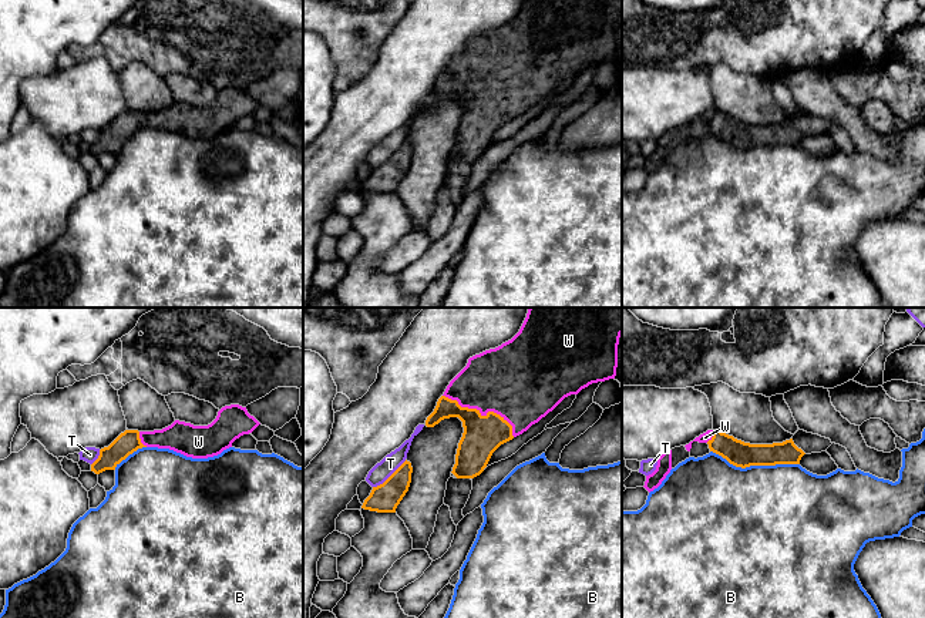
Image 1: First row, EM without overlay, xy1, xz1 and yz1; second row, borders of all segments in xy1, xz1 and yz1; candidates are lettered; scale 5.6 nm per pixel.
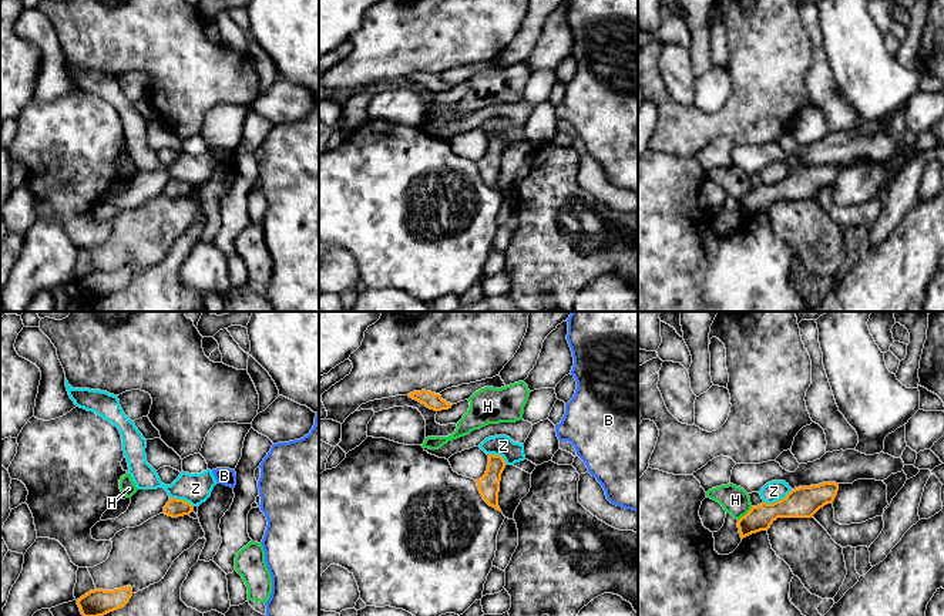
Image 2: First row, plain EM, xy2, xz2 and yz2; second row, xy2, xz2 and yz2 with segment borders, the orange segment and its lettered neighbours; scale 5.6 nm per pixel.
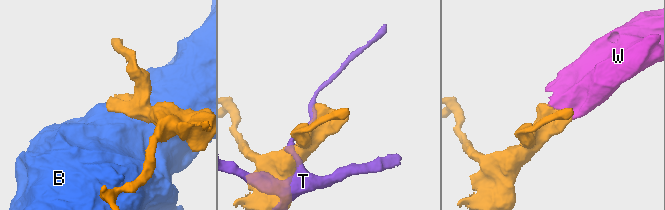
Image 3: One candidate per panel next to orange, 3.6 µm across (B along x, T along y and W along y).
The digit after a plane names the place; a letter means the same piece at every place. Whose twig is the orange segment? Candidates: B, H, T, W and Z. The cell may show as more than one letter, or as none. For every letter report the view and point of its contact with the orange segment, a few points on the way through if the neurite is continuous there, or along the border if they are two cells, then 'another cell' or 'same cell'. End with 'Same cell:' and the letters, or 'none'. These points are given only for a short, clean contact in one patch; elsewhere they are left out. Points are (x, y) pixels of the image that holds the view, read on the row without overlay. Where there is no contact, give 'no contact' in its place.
B: meets orange in yz1 at (754, 145); another cell
H: meets orange in yz2 at (746, 195); another cell
T: meets orange in xz1 at (390, 157); another cell
W: meets orange in xz1 at (483, 97); runs through xz1 (483, 116), (483, 97), (508, 61); same cell
Z: meets orange in yz2 at (778, 182); border along yz2 (792, 171), (779, 181), (763, 184); another cell
Same cell: W

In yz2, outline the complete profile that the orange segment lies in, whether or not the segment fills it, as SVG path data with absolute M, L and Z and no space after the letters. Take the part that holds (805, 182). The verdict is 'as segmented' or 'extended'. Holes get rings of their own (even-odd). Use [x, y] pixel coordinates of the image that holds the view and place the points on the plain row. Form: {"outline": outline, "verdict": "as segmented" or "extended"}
{"outline": "M823 164L819 166L792 171L783 181L773 185L762 184L738 202L740 219L767 212L777 199L813 199L827 185L833 185L839 165Z", "verdict": "as segmented"}

